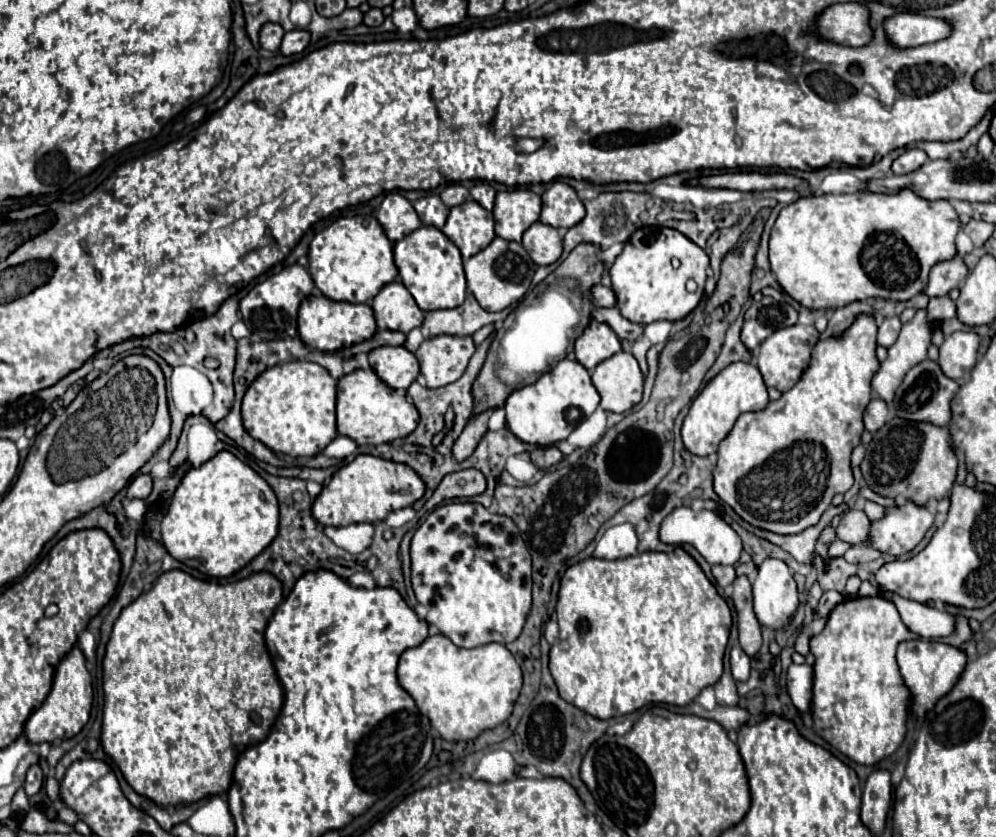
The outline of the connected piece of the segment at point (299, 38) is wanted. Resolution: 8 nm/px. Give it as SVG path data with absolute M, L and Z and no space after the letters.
M293 29L289 33L285 33L283 43L279 47L281 55L289 57L289 55L299 55L305 51L305 47L309 45L309 33L301 31L301 29Z

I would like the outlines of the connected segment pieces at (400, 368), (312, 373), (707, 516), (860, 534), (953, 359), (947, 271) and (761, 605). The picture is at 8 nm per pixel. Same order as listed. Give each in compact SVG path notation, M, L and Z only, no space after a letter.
M377 347L369 353L369 365L391 389L407 389L419 375L419 361L405 347Z
M287 361L275 365L261 373L247 389L243 397L243 425L249 429L249 435L277 453L287 453L291 457L313 457L319 455L335 437L335 389L337 381L329 375L329 371L311 361Z
M689 507L675 509L661 523L659 539L663 543L671 543L671 545L683 545L683 543L693 545L707 559L707 563L711 563L711 565L735 565L739 561L739 555L741 555L739 535L721 517L717 517L713 511L707 511L707 509L703 509L699 513L695 513Z
M851 509L845 513L839 521L839 527L835 529L837 539L859 545L859 543L871 543L871 519L863 513L863 509Z
M955 331L939 347L939 367L949 379L963 379L977 361L979 337L973 331Z
M959 255L951 261L943 261L931 269L925 295L927 297L947 297L949 291L959 287L959 283L965 277L967 277L967 267Z
M765 559L753 583L755 615L773 631L791 625L799 609L799 591L791 569L779 559Z

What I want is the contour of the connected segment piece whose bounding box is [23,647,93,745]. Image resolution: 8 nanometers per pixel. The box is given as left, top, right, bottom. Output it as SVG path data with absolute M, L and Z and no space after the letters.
M73 647L67 653L67 657L61 661L61 665L57 665L49 697L39 709L35 709L29 715L25 729L23 729L25 739L29 743L39 745L39 743L55 743L57 739L63 741L63 739L75 737L89 719L91 703L93 703L93 687L91 687L89 671L85 667L85 657L77 647Z

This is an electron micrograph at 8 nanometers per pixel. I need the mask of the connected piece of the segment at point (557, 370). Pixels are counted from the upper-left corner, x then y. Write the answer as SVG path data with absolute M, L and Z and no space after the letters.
M575 359L559 361L551 373L543 373L535 383L513 391L505 401L509 431L529 445L555 445L571 435L571 431L589 417L599 405L599 393L591 383L589 371Z

